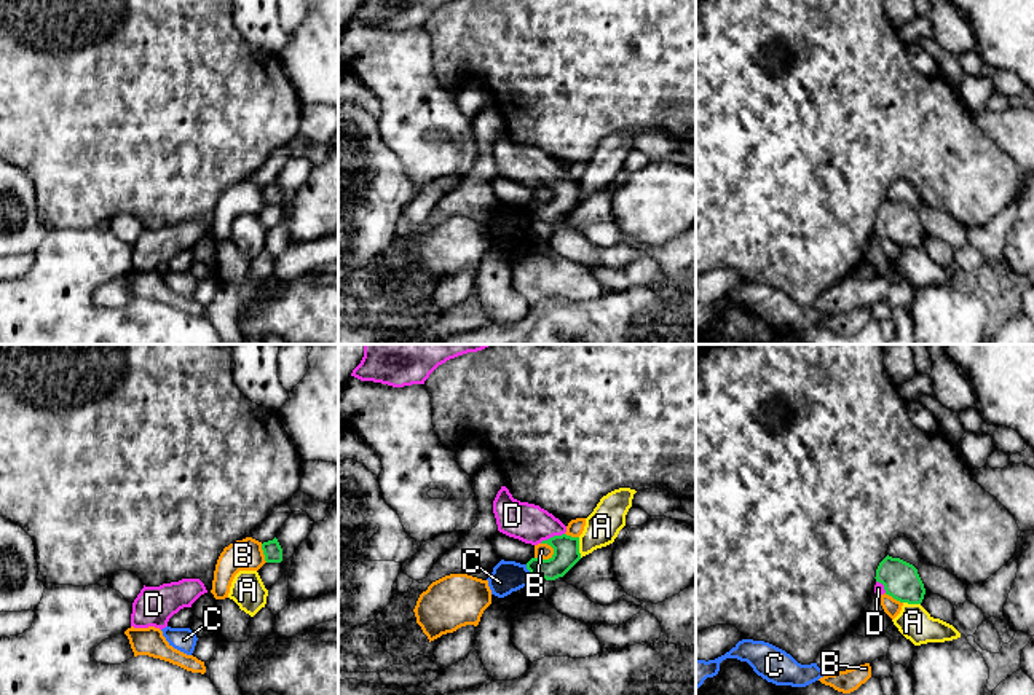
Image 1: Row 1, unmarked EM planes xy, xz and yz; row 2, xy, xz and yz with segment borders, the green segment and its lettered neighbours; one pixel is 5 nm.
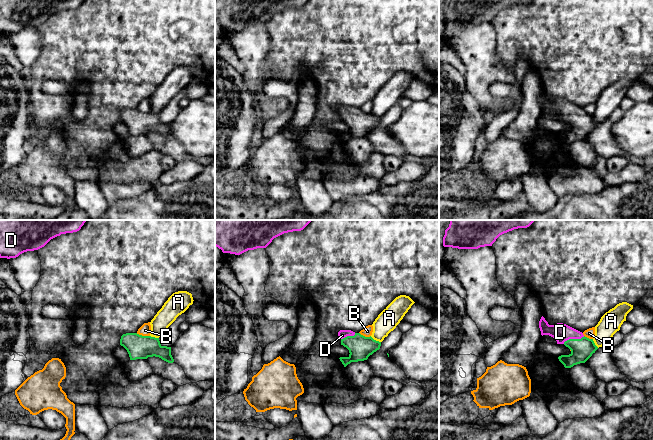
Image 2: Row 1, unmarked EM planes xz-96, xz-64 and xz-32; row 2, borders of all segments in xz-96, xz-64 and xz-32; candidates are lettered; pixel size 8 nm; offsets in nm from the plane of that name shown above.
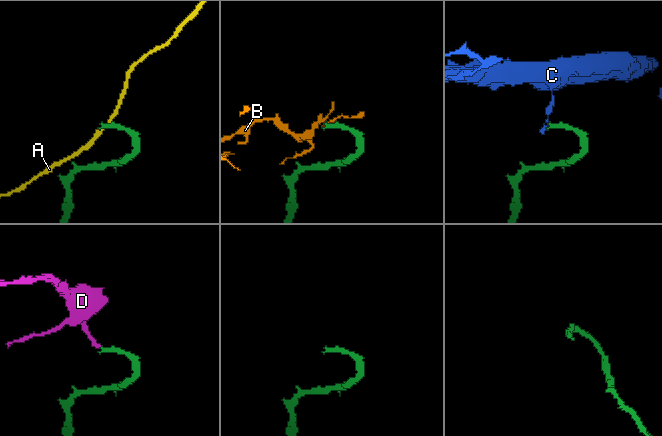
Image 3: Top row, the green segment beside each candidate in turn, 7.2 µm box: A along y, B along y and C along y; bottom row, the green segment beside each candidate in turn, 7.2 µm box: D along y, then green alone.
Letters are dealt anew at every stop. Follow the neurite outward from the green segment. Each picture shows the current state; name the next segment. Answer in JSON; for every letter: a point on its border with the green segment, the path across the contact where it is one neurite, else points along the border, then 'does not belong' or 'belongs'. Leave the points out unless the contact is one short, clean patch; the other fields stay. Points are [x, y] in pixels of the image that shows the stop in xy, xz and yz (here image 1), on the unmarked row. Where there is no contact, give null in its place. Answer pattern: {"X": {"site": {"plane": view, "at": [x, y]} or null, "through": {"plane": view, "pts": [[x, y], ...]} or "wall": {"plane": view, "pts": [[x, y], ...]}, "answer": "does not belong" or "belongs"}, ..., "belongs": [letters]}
{"A": {"site": {"plane": "xz", "at": [578, 190]}, "wall": {"plane": "xz", "pts": [[578, 180], [581, 200]]}, "answer": "does not belong"}, "B": {"site": {"plane": "xz", "at": [546, 203]}, "answer": "does not belong"}, "C": {"site": {"plane": "xz", "at": [528, 212]}, "wall": {"plane": "xz", "pts": [[525, 208], [532, 219]]}, "answer": "does not belong"}, "D": {"site": {"plane": "xz", "at": [551, 180]}, "through": {"plane": "xz", "pts": [[565, 190], [551, 180], [540, 169], [530, 166]]}, "answer": "belongs"}, "belongs": ["D"]}

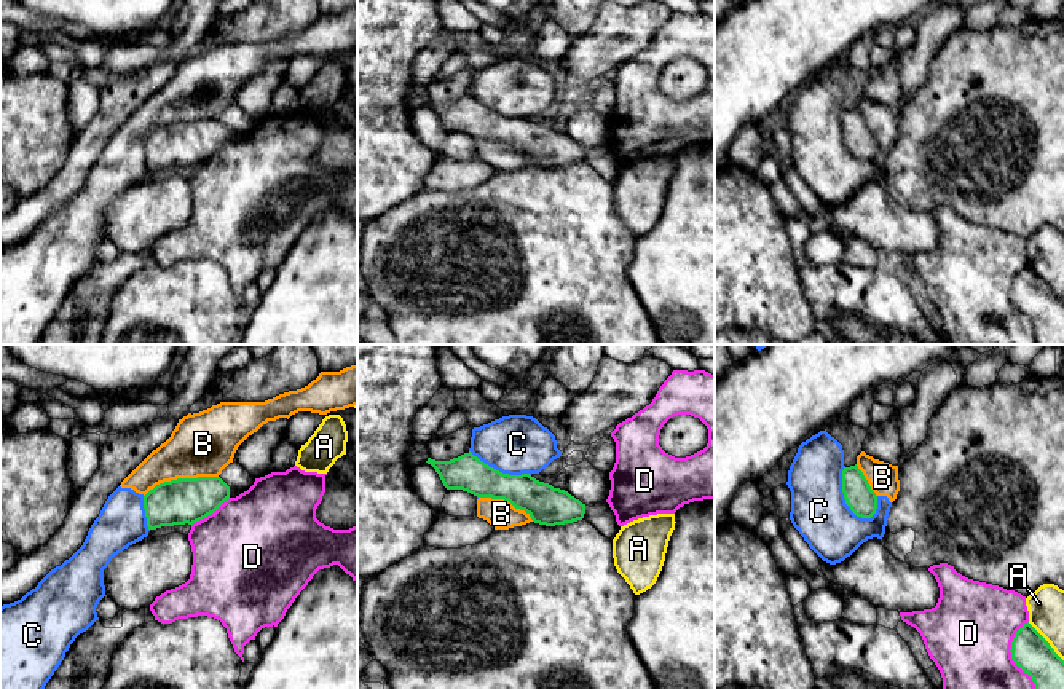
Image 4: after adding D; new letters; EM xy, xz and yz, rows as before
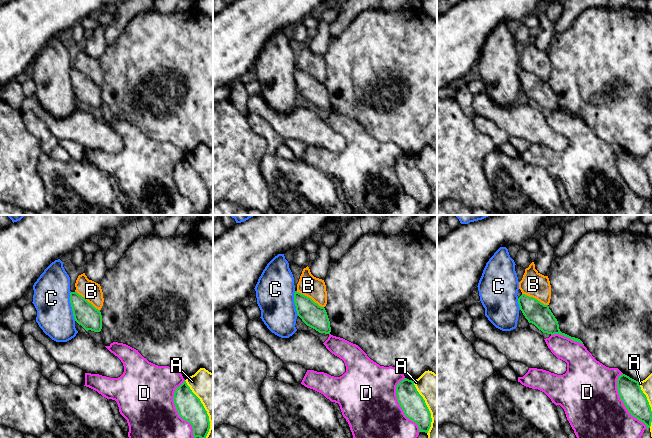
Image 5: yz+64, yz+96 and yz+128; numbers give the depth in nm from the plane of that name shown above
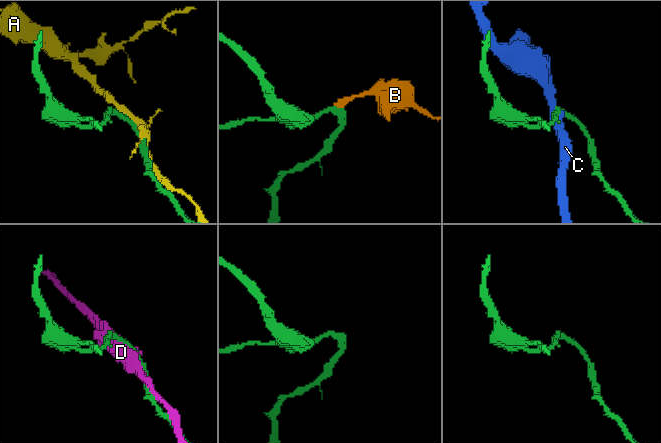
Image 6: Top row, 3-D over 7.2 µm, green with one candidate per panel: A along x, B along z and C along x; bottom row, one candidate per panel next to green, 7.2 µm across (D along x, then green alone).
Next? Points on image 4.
{"A": {"site": {"plane": "yz", "at": [1047, 284]}, "answer": "does not belong"}, "B": {"site": {"plane": "xy", "at": [181, 122]}, "answer": "does not belong"}, "C": {"site": {"plane": "yz", "at": [844, 141]}, "answer": "does not belong"}, "D": {"site": {"plane": "yz", "at": [1013, 303]}, "answer": "does not belong"}, "belongs": []}

